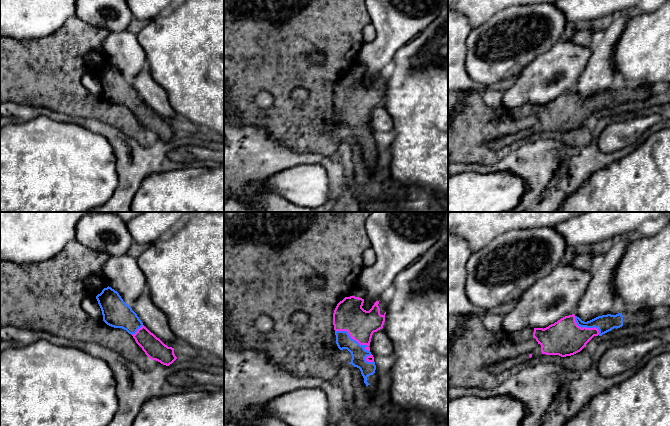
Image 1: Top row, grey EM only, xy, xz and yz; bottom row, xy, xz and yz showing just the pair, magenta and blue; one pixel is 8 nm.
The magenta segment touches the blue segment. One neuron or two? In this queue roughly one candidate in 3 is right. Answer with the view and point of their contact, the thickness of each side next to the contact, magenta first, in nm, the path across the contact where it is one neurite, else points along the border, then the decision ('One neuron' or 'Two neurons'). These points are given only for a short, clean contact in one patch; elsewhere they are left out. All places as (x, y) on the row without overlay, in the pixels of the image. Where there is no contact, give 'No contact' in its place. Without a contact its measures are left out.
Touches magenta at xz (353, 114). Thickness 240 nm (magenta) against 120 nm. Path across: xz (349, 92), (353, 101), (353, 114), (343, 116). One neuron

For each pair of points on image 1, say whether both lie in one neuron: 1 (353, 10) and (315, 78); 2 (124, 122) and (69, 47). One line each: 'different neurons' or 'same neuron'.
1: same neuron
2: same neuron

